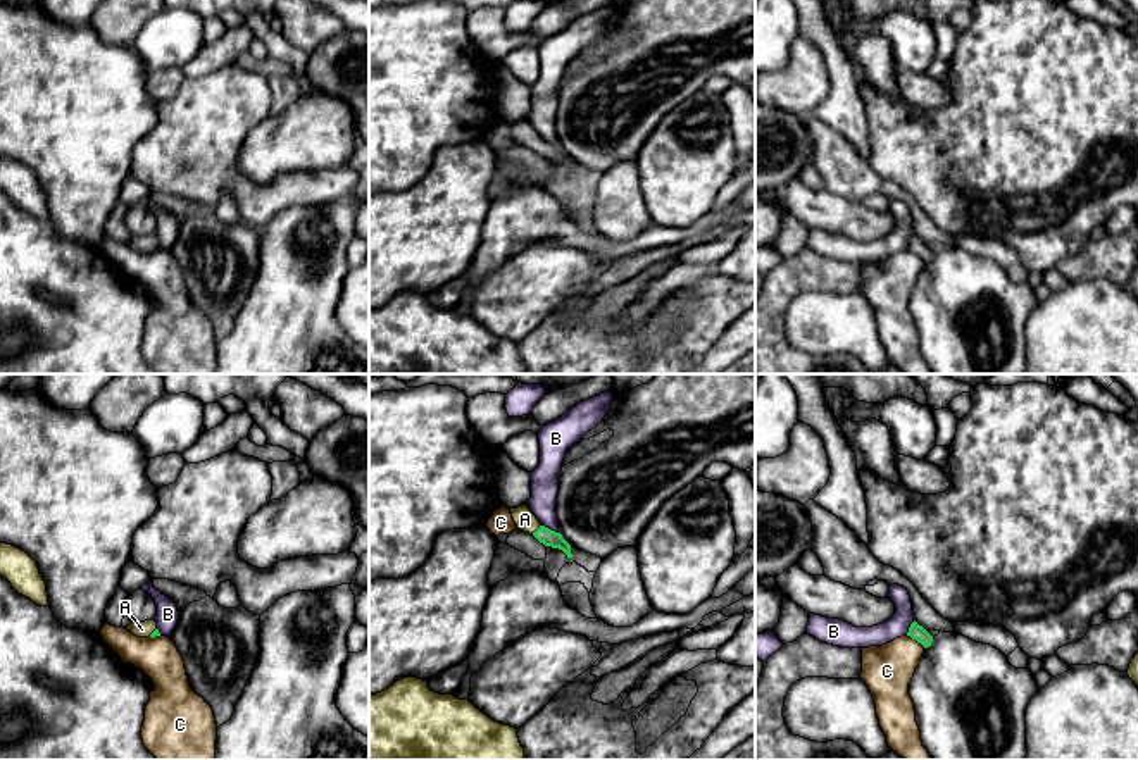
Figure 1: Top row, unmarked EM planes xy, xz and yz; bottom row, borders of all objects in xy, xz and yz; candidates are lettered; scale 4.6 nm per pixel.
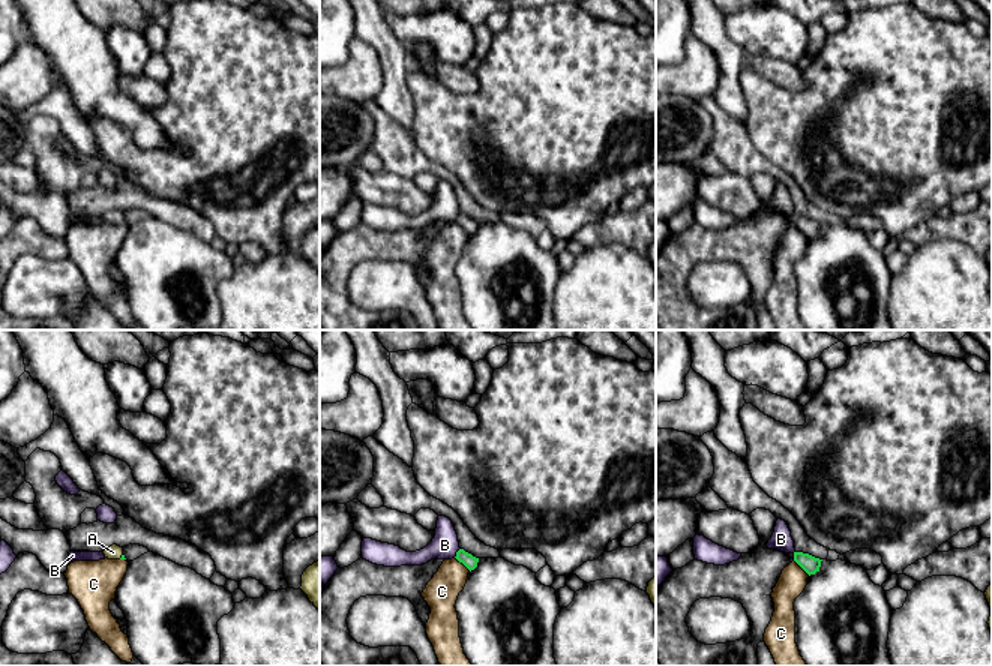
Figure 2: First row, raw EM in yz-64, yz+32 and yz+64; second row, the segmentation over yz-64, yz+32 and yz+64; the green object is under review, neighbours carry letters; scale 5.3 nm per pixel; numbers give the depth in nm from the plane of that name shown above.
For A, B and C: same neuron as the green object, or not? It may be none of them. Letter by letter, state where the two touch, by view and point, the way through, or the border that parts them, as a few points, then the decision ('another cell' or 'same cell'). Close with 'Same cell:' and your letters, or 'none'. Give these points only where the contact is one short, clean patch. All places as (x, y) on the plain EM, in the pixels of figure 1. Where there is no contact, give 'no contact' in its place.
A: xz (537, 143) | across xz (543, 149), (537, 143), (525, 133) | same cell
B: xz (550, 143) | along xz (542, 138), (557, 147) | another cell
C: yz (916, 254) | another cell
Same cell: A

